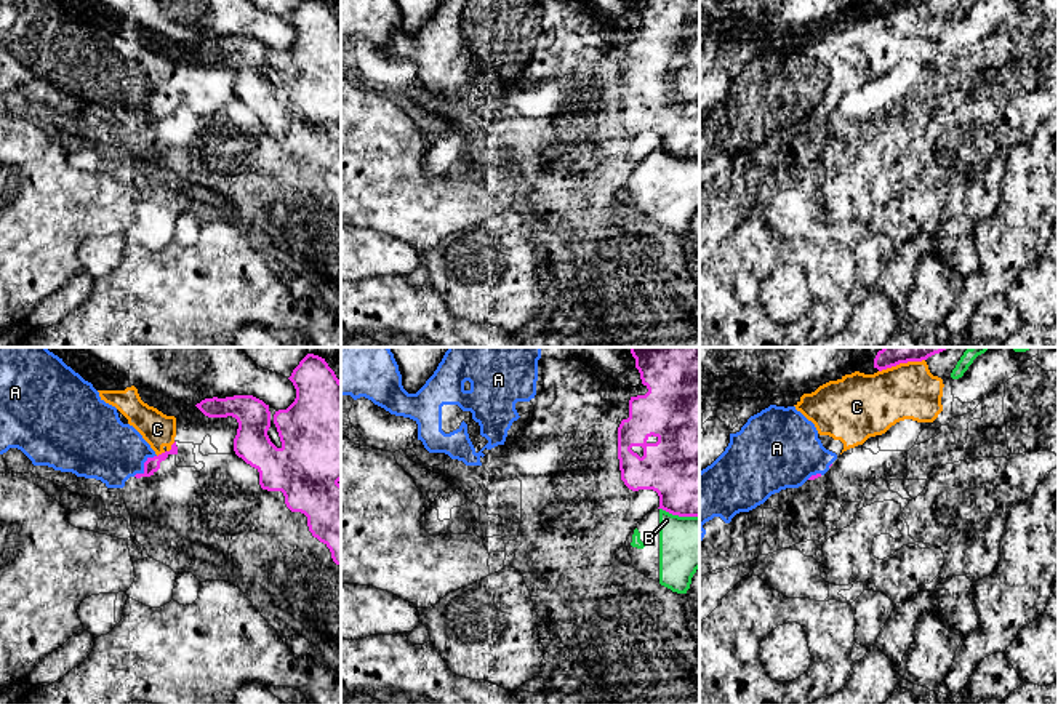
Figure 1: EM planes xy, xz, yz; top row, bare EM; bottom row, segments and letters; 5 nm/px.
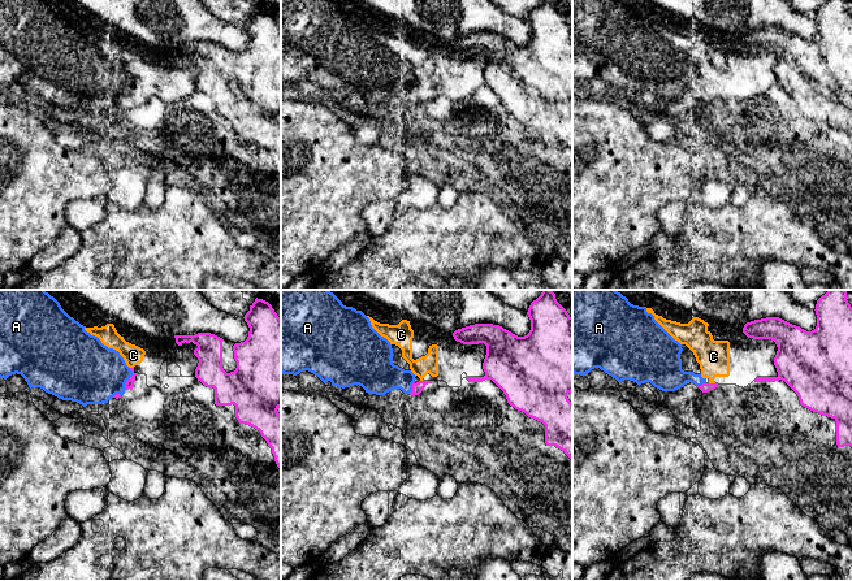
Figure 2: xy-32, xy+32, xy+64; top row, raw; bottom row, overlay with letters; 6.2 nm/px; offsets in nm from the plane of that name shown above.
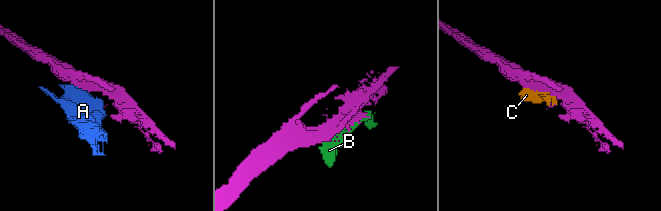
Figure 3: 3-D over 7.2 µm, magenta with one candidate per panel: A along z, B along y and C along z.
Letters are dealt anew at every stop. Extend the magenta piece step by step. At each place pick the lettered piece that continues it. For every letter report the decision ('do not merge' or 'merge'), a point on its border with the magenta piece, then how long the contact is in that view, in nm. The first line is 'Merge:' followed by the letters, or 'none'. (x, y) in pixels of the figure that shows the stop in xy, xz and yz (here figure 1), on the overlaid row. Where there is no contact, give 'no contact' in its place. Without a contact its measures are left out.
Merge: none
A: do not merge; meets magenta in xy at (144, 466); contact 160 nm long
B: do not merge; meets magenta in xz at (679, 516); contact 200 nm long
C: do not merge; meets magenta in xy at (167, 452); contact 120 nm long

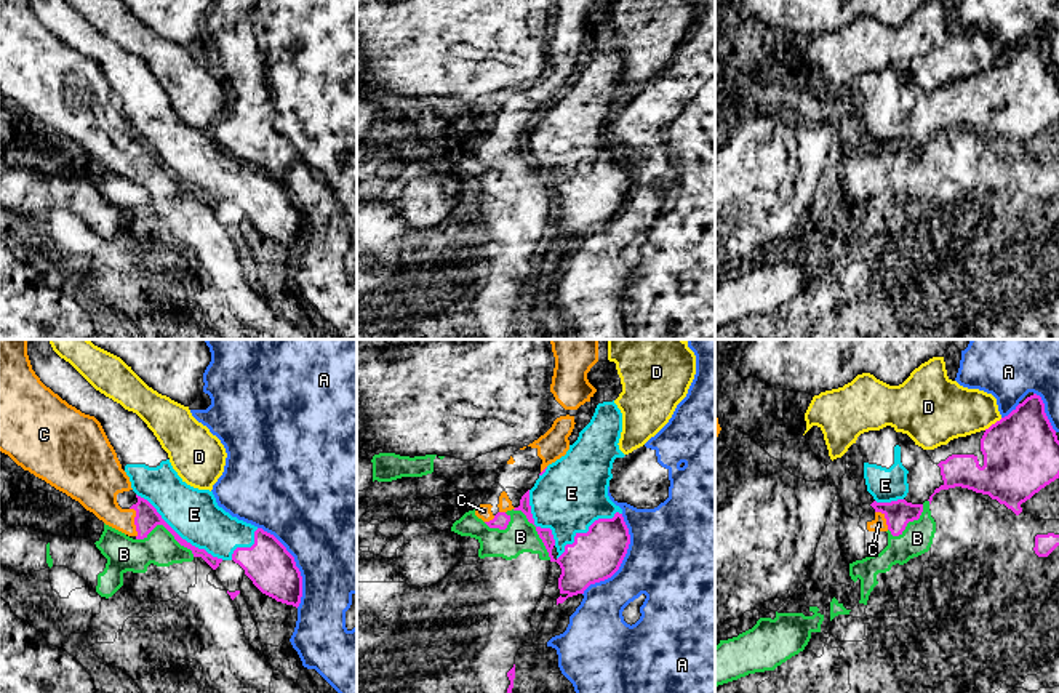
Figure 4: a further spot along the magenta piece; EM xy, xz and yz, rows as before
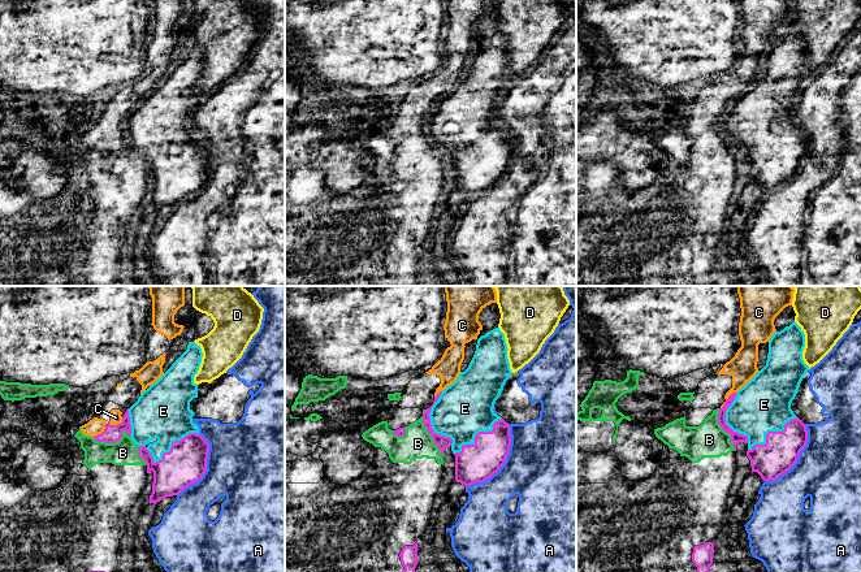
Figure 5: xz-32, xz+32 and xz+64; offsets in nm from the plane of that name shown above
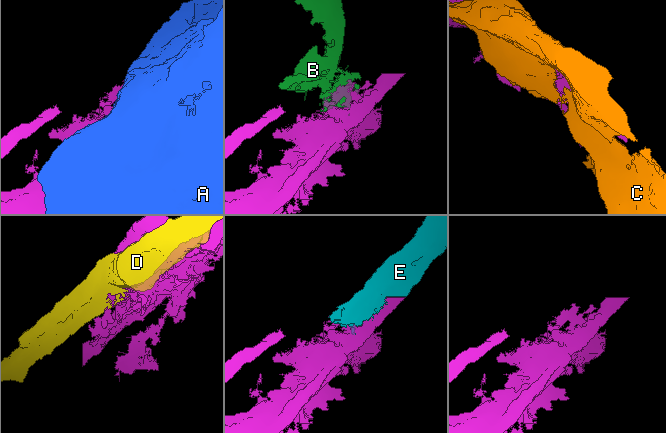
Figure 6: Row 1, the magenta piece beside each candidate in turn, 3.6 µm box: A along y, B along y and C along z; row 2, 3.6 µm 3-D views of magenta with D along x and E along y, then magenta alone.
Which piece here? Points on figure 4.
Merge: E
A: do not merge; meets magenta in xz at (623, 559); contact 460 nm long
B: do not merge; meets magenta in xy at (167, 528); contact 300 nm long
C: do not merge; meets magenta in xy at (135, 522); contact 160 nm long
D: do not merge; meets magenta in yz at (992, 424); contact 110 nm long
E: merge; meets magenta in xy at (178, 535); contact 550 nm long

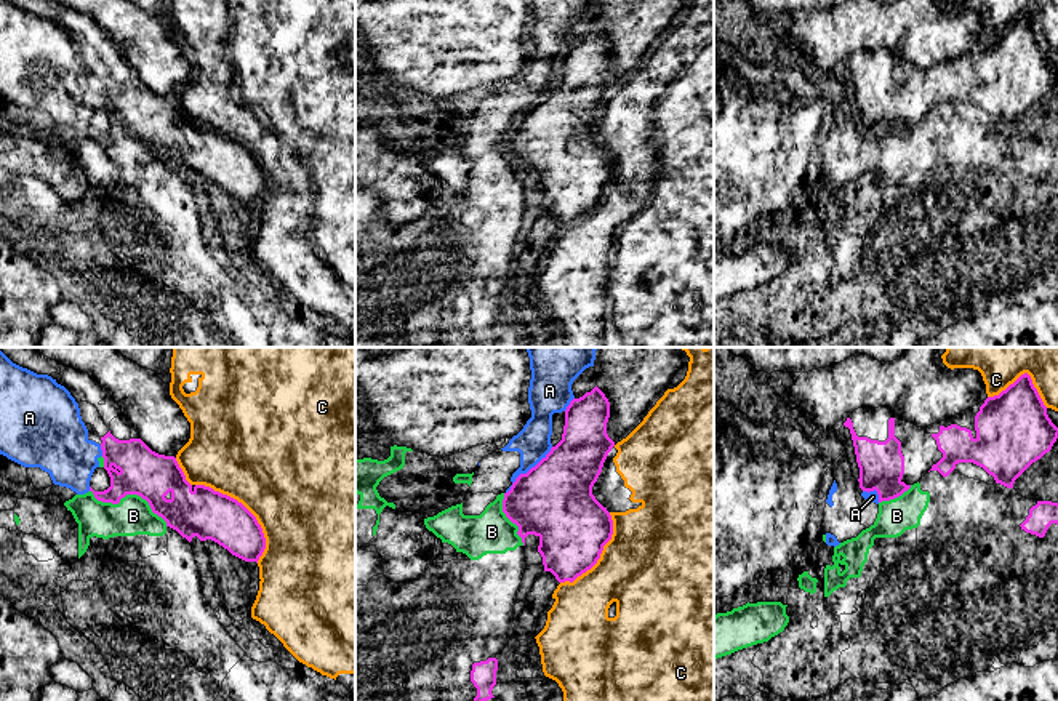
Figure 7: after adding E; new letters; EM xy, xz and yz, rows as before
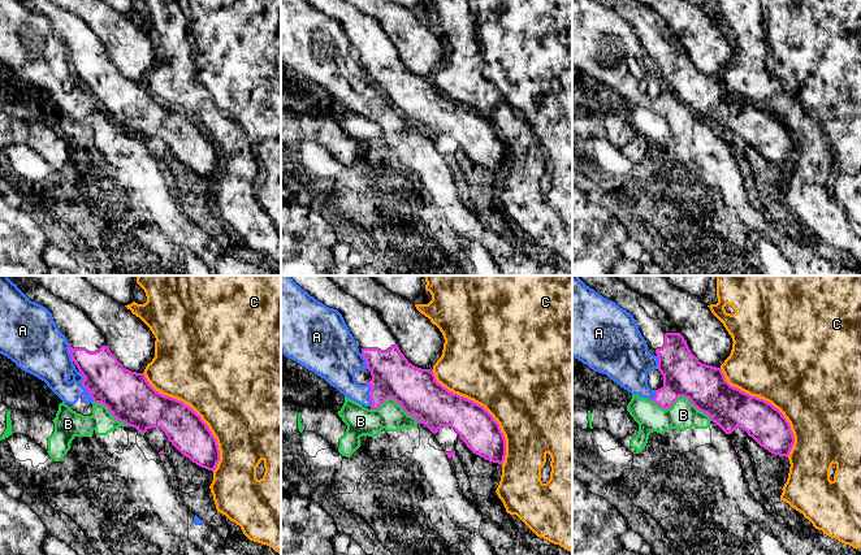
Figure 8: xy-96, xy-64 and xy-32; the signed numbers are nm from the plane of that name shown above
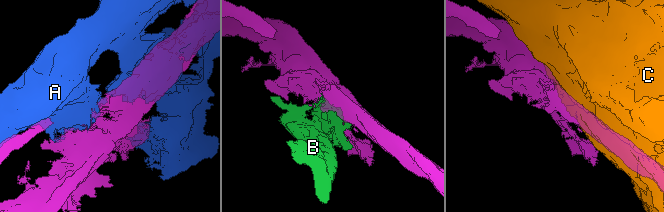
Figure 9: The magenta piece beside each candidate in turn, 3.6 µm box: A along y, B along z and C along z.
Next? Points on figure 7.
Merge: none
A: do not merge; meets magenta in xz at (528, 471); contact 340 nm long
B: do not merge; meets magenta in xy at (130, 493); contact 440 nm long
C: do not merge; meets magenta in xy at (248, 511); contact 500 nm long

